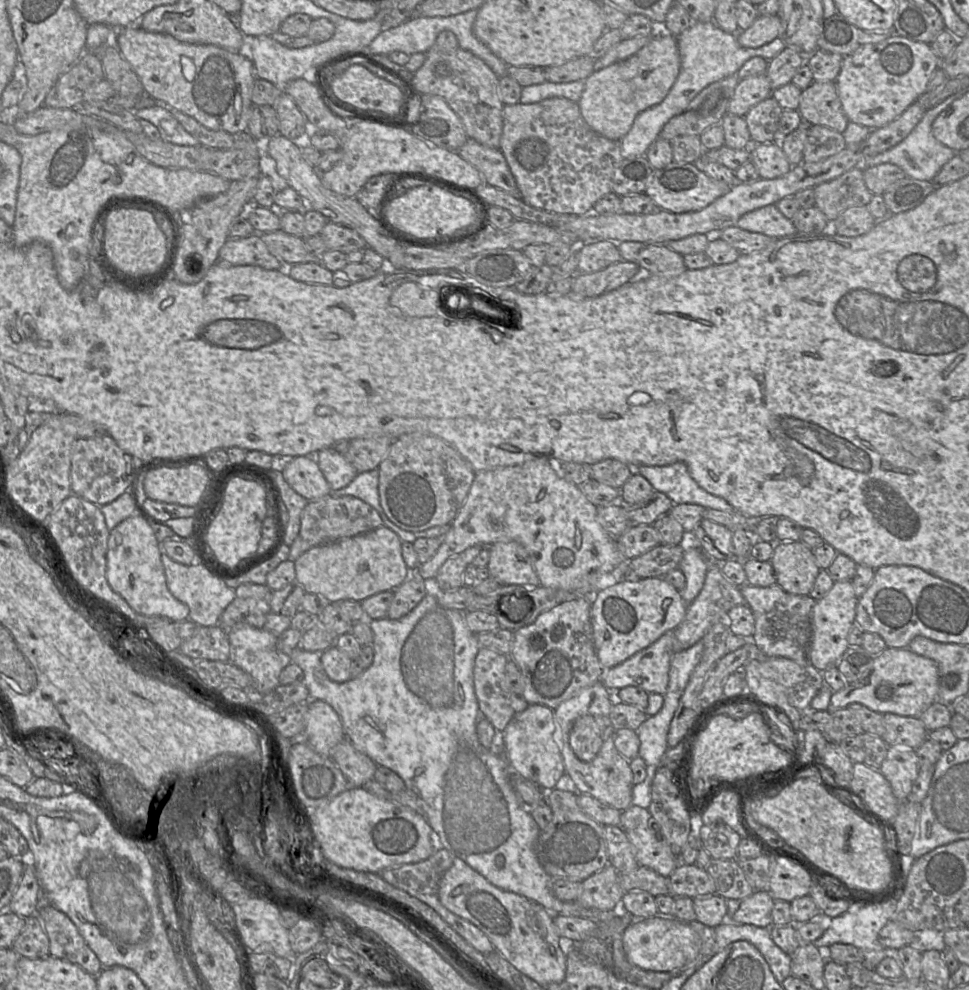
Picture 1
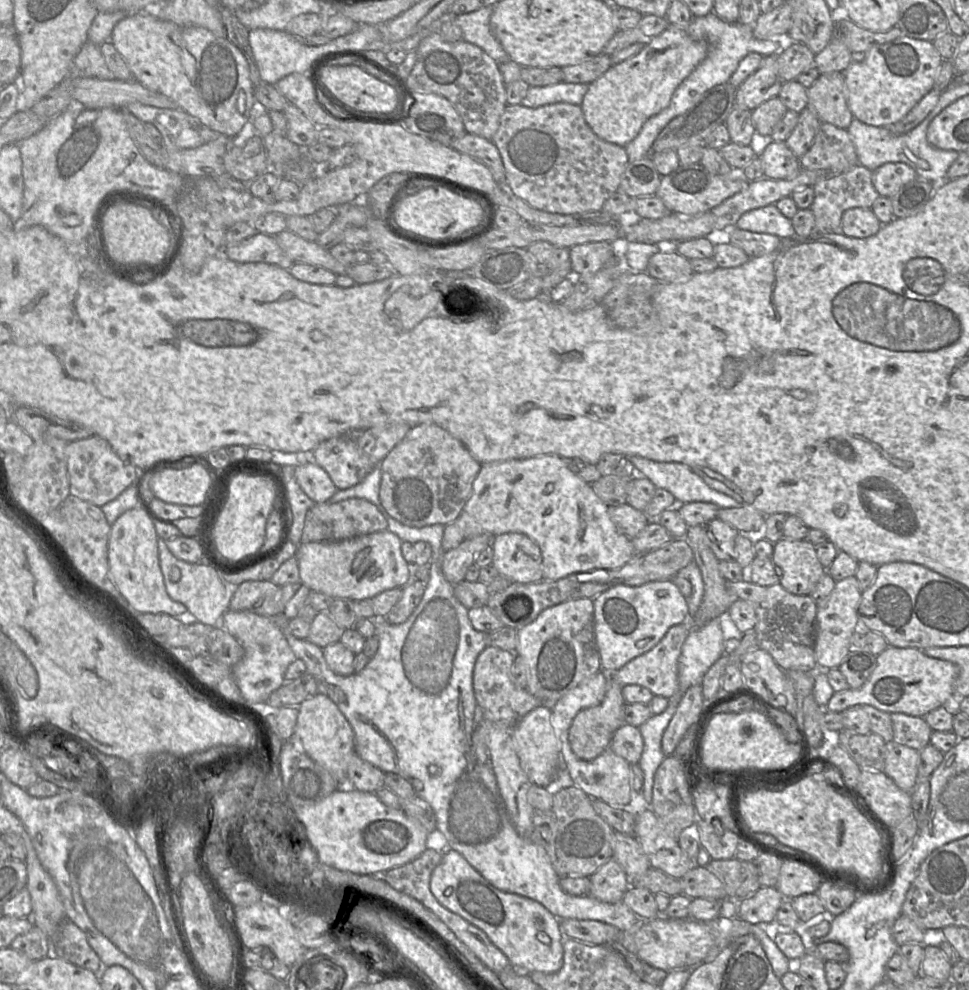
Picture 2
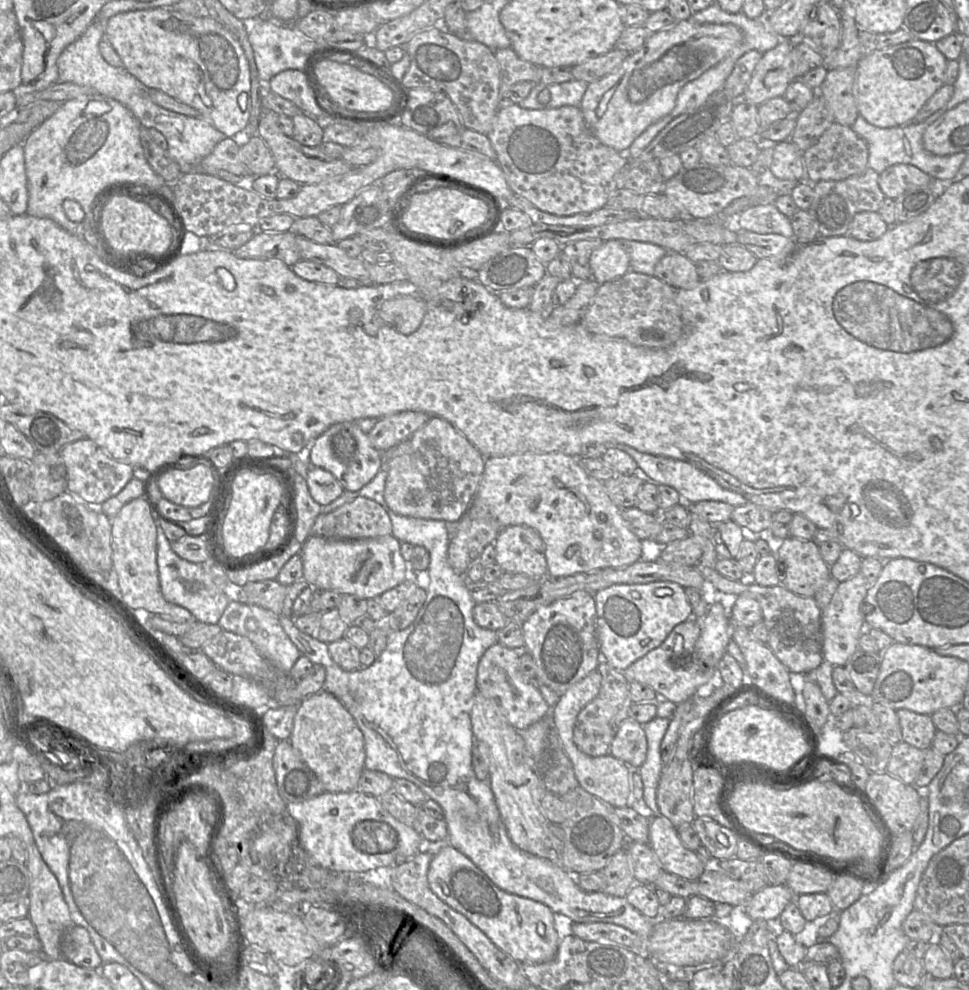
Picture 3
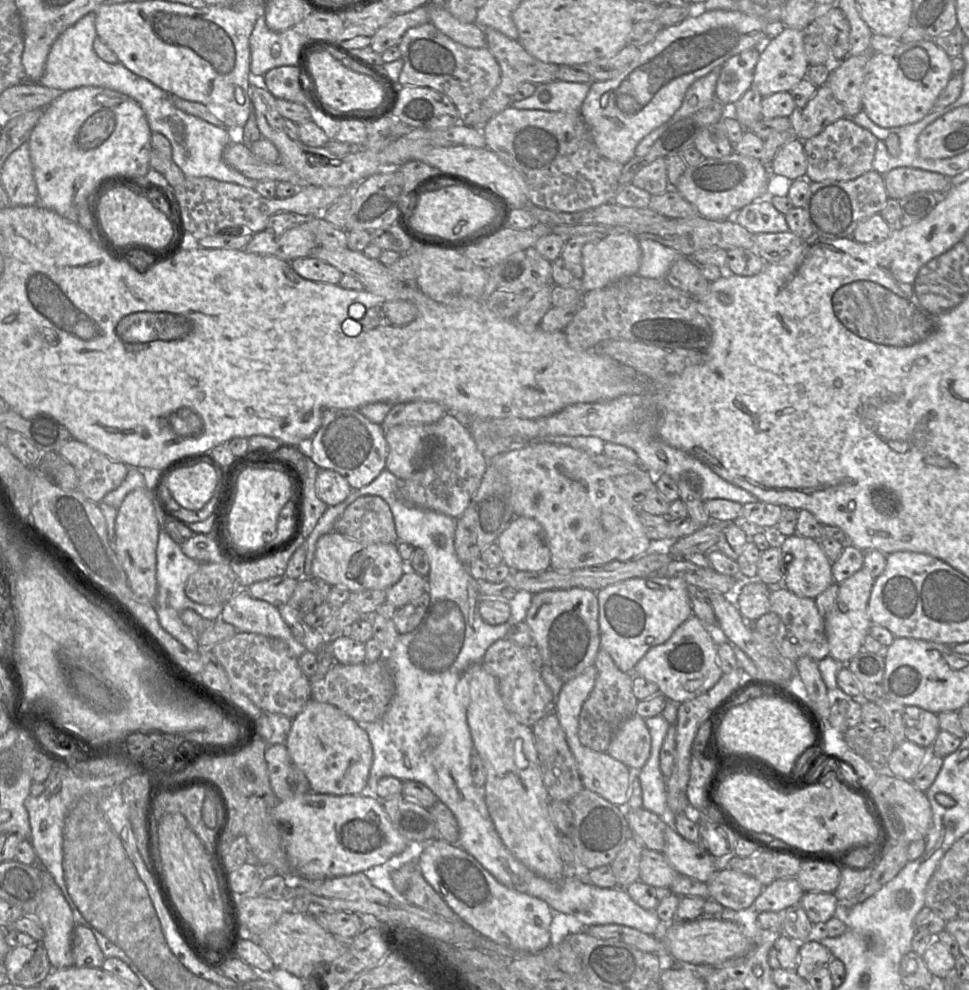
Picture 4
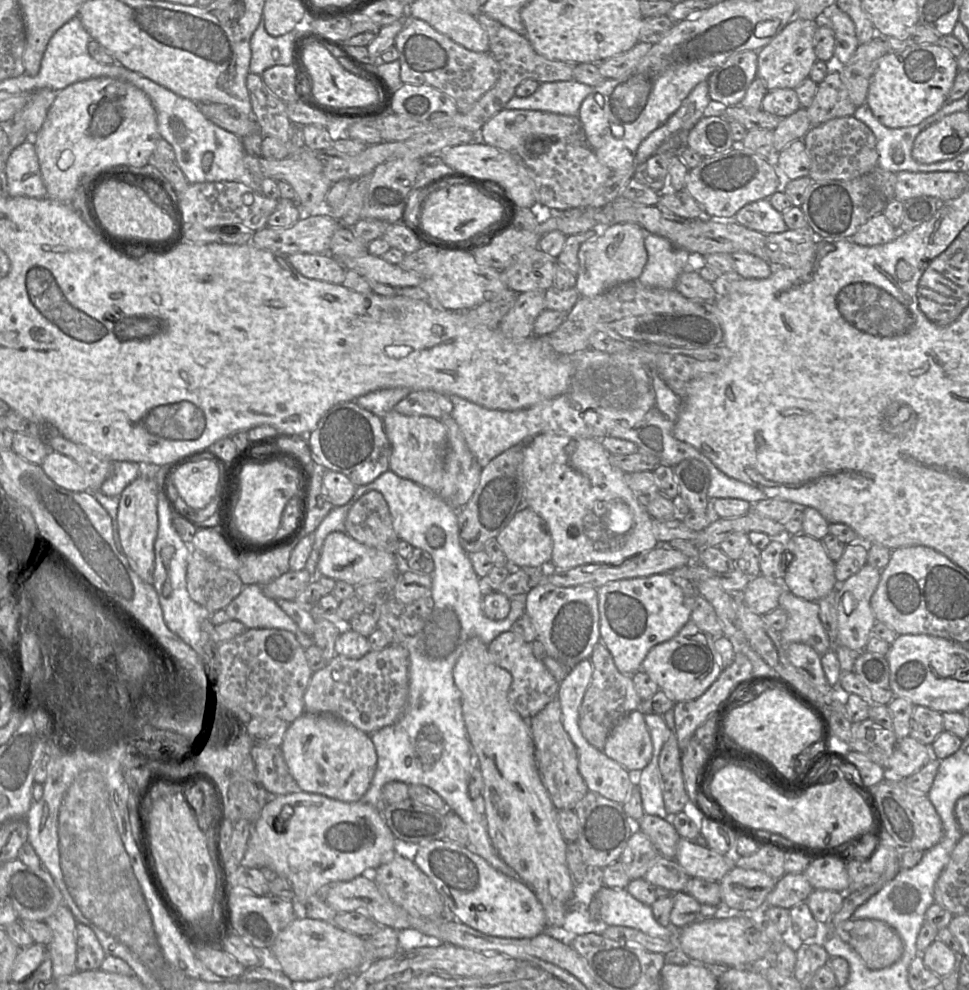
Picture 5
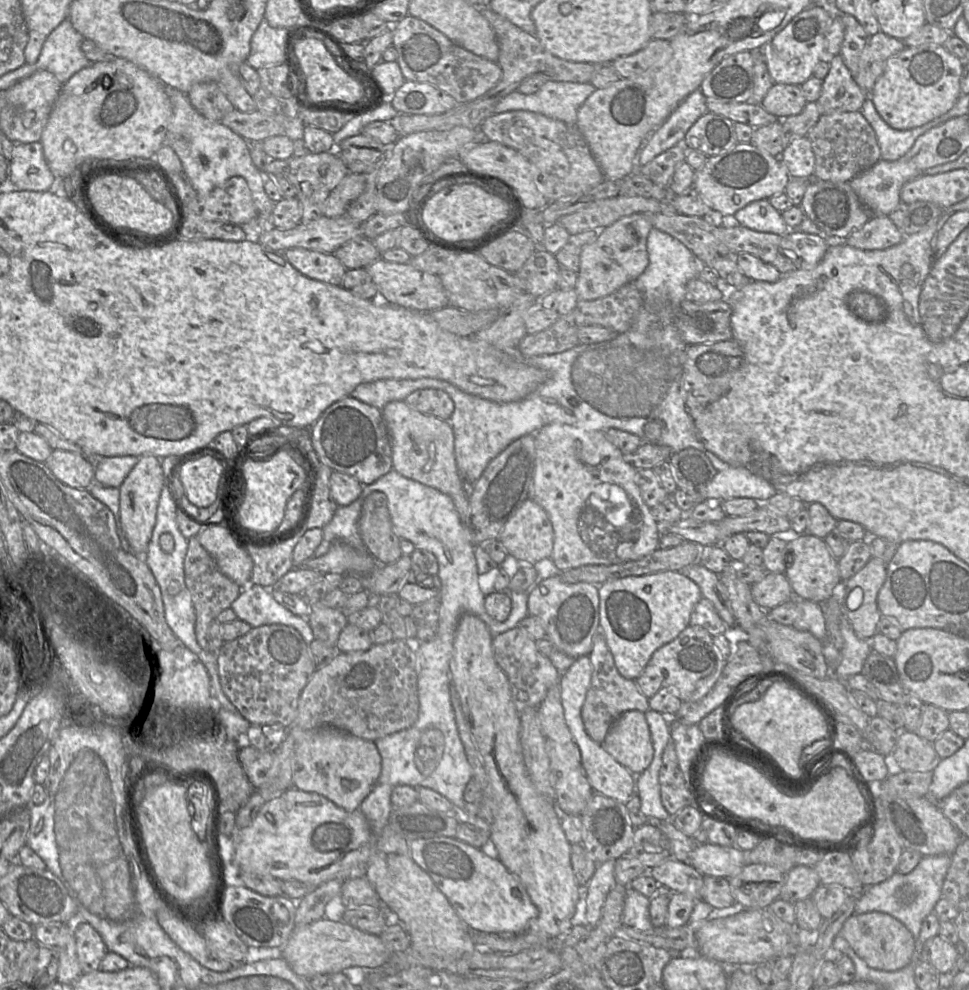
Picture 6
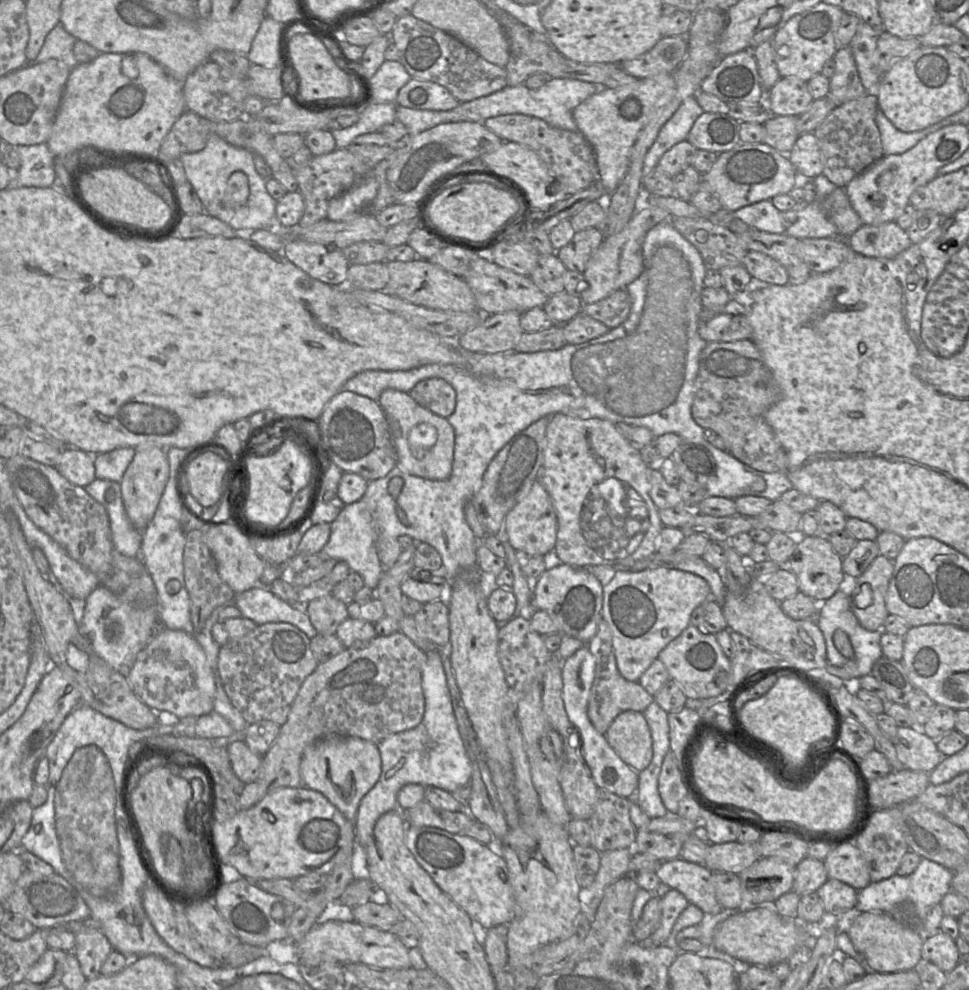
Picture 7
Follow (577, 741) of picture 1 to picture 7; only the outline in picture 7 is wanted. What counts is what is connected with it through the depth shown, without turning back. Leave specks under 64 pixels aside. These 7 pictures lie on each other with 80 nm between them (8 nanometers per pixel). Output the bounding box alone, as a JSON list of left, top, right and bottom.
[585,618,654,735]

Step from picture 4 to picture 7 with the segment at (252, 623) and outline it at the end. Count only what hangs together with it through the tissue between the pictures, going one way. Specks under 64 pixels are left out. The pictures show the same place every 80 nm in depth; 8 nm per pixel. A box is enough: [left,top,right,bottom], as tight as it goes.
[234,584,318,639]

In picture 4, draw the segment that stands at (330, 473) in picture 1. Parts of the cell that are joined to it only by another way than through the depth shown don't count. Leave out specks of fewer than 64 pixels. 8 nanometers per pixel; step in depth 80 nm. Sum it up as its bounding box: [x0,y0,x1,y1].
[306,408,388,489]

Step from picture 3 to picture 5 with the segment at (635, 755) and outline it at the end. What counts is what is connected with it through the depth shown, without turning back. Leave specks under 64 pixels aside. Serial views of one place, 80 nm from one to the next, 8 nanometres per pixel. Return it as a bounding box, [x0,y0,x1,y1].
[603,709,653,771]

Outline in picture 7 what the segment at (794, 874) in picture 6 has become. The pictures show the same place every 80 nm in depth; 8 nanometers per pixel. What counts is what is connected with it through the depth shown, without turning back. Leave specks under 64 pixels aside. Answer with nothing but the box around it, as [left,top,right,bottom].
[792,856,828,896]

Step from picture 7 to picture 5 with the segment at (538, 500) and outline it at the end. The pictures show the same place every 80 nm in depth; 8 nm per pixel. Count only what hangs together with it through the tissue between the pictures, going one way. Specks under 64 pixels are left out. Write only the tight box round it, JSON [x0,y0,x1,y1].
[495,506,552,568]

